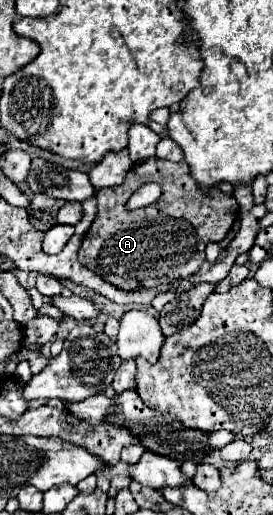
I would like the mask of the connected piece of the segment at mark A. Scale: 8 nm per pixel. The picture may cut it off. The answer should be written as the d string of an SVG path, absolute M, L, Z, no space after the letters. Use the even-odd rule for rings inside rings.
M148 158L136 164L128 172L124 184L98 190L96 200L98 214L84 234L78 258L88 270L126 292L158 288L196 274L204 262L206 244L222 242L238 216L238 202L234 196L220 192L220 188L200 194L196 182L192 182L188 174L186 162L176 164L160 158ZM146 182L158 182L162 186L158 202L146 208L126 210L132 192Z

